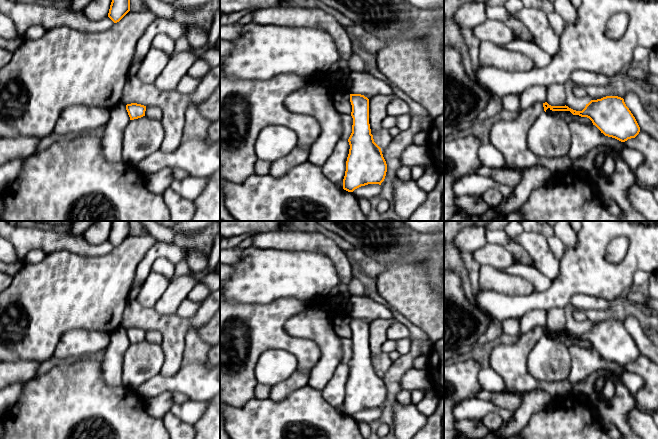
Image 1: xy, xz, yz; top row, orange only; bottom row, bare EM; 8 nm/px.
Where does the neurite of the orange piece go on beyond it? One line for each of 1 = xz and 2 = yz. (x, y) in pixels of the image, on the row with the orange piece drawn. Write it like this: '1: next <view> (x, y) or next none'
1: next none
2: next none

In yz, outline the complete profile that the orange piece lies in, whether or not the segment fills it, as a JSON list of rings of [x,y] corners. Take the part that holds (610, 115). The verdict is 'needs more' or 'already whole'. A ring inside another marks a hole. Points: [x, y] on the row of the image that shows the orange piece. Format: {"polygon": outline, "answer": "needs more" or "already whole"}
{"polygon": [[[606,96],[601,99],[591,100],[582,111],[573,110],[566,105],[551,106],[547,102],[543,103],[543,107],[545,112],[549,108],[552,111],[570,111],[573,115],[587,117],[605,136],[615,138],[621,142],[635,138],[640,132],[640,127],[635,117],[626,106],[624,99],[618,96]]], "answer": "already whole"}

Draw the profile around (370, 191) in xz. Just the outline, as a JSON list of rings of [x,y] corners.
[[[368,184],[365,186],[361,186],[353,191],[354,195],[357,198],[365,198],[367,200],[371,200],[382,192],[382,187],[379,184]]]

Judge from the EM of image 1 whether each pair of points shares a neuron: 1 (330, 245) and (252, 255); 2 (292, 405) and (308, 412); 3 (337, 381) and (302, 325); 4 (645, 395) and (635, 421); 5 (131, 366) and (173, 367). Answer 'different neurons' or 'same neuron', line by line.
1: different neurons
2: same neuron
3: different neurons
4: different neurons
5: different neurons

